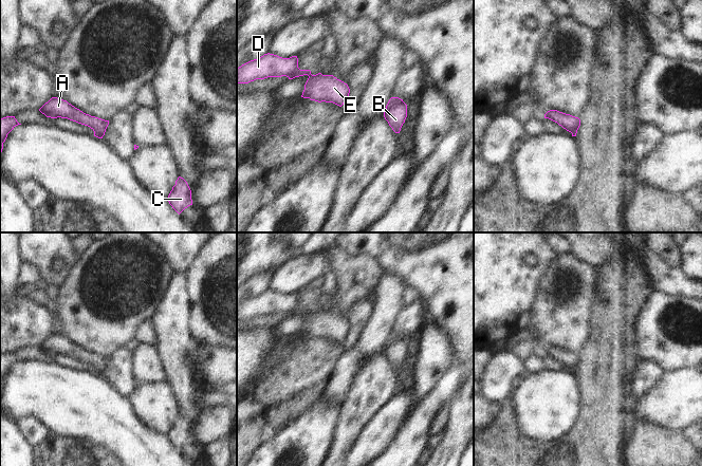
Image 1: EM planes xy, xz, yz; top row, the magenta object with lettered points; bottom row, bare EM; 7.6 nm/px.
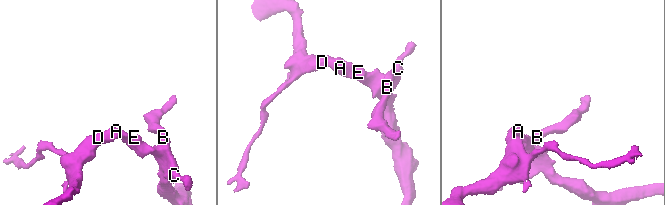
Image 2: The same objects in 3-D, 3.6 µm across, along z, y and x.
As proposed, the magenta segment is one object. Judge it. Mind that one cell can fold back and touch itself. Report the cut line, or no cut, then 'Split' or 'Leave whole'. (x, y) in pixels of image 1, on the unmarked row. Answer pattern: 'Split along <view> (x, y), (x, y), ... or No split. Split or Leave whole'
No split. Leave whole.

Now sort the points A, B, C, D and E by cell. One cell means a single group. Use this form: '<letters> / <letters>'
A B C D E

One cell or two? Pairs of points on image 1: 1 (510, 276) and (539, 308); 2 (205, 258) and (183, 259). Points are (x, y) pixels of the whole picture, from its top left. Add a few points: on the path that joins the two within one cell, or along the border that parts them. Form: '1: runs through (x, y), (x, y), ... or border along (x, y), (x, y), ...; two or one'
1: border along (539, 277), (537, 291), (529, 311); two
2: border along (204, 243), (185, 271); two

